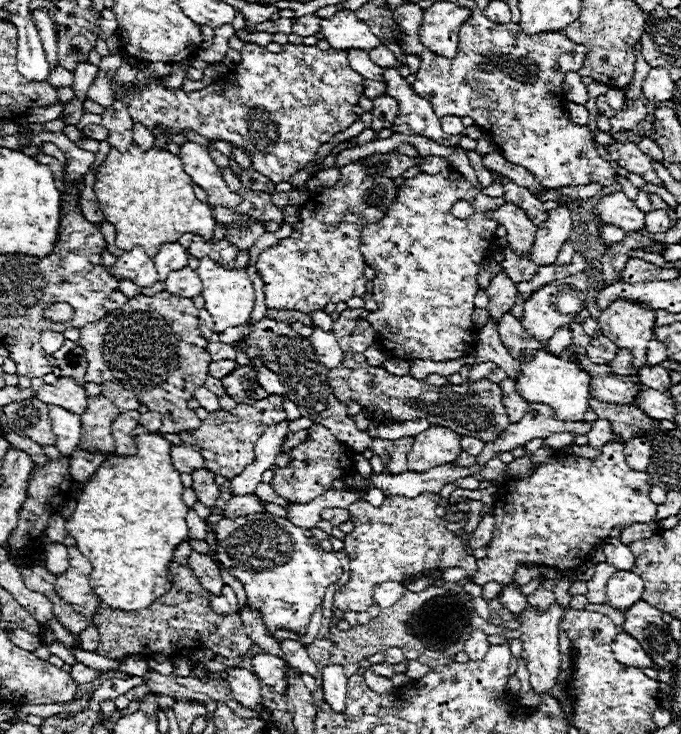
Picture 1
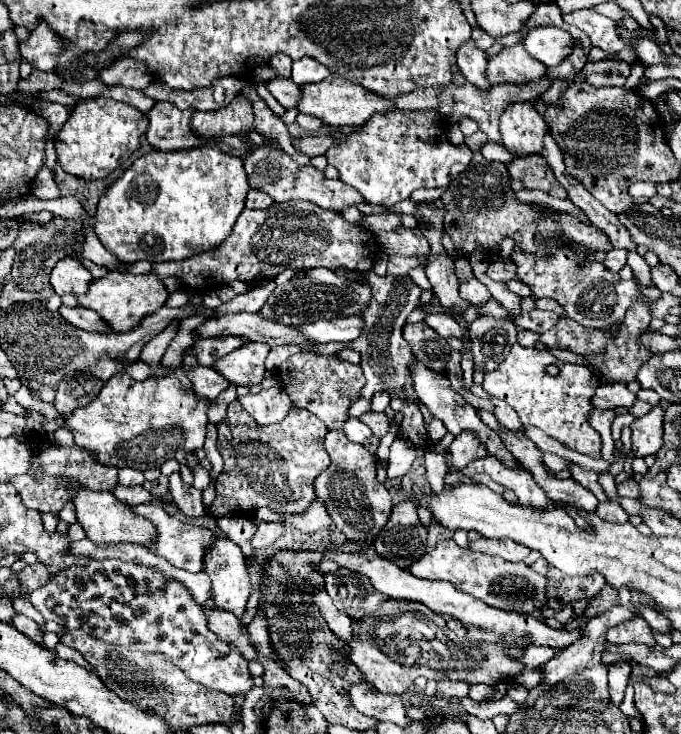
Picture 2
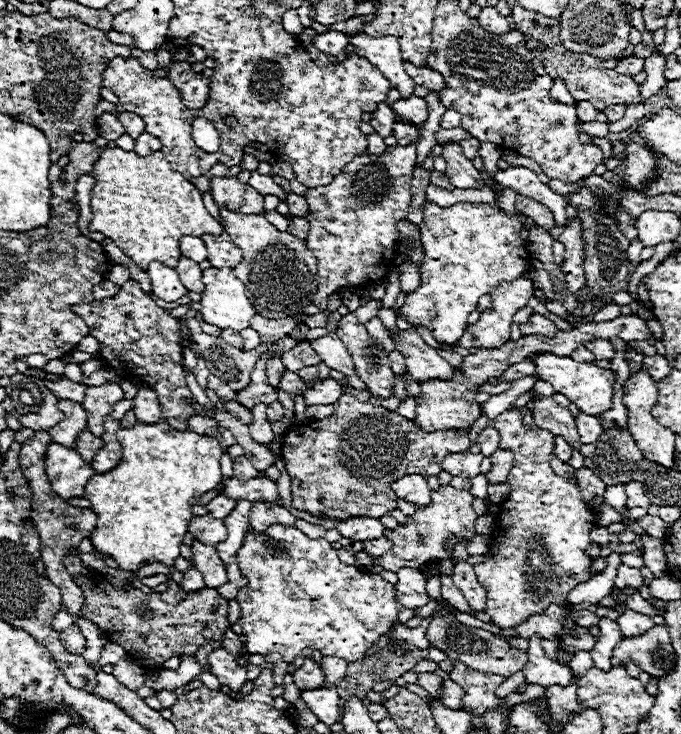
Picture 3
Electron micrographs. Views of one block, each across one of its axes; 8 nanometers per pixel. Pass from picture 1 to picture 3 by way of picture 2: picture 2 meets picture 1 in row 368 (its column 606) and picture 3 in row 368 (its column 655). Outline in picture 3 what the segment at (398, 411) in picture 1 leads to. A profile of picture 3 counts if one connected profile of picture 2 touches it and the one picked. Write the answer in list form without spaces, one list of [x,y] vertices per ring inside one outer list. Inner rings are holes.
[[[308,340],[298,342],[292,350],[288,350],[288,352],[282,354],[282,364],[284,364],[284,368],[286,368],[286,370],[294,370],[294,372],[298,372],[298,370],[304,368],[304,366],[318,366],[320,362],[322,362],[322,360],[318,358],[318,355],[312,346],[310,346]]]

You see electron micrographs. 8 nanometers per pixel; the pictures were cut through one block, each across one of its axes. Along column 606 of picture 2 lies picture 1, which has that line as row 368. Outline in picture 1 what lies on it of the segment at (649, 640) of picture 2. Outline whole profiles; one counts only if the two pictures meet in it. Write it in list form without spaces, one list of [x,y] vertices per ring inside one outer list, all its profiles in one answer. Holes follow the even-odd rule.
[[[616,300],[598,316],[598,330],[618,348],[630,350],[634,354],[634,368],[640,370],[646,364],[646,346],[654,338],[654,320],[656,310],[636,302]]]

